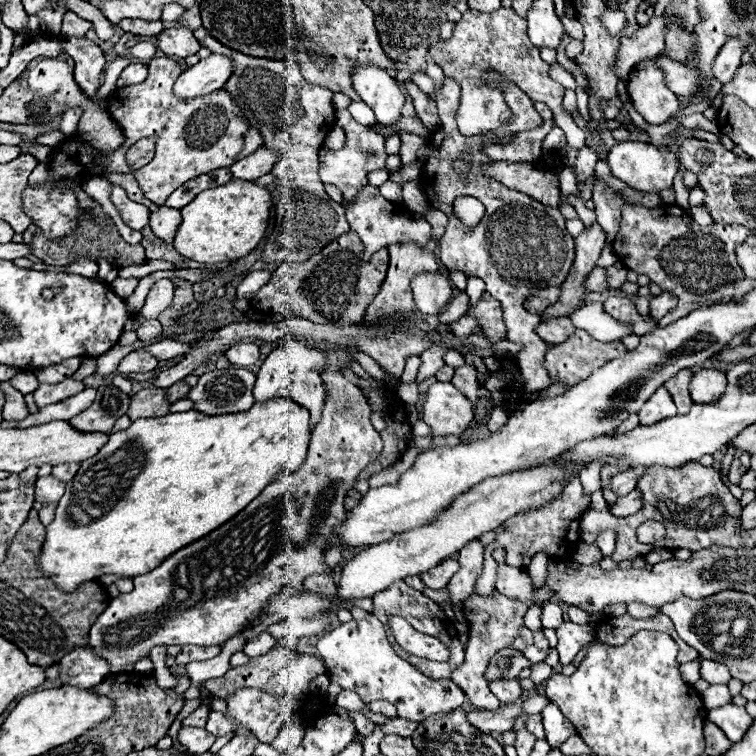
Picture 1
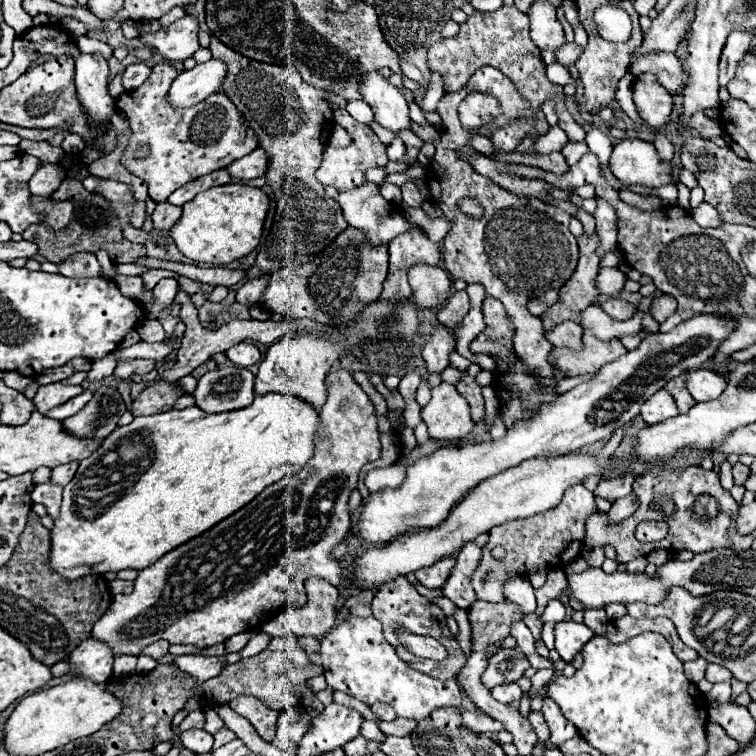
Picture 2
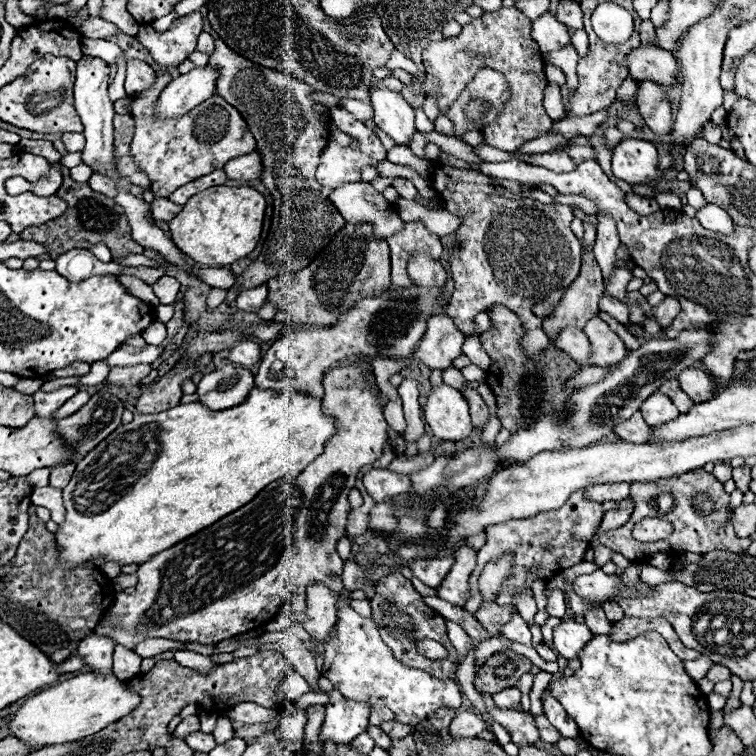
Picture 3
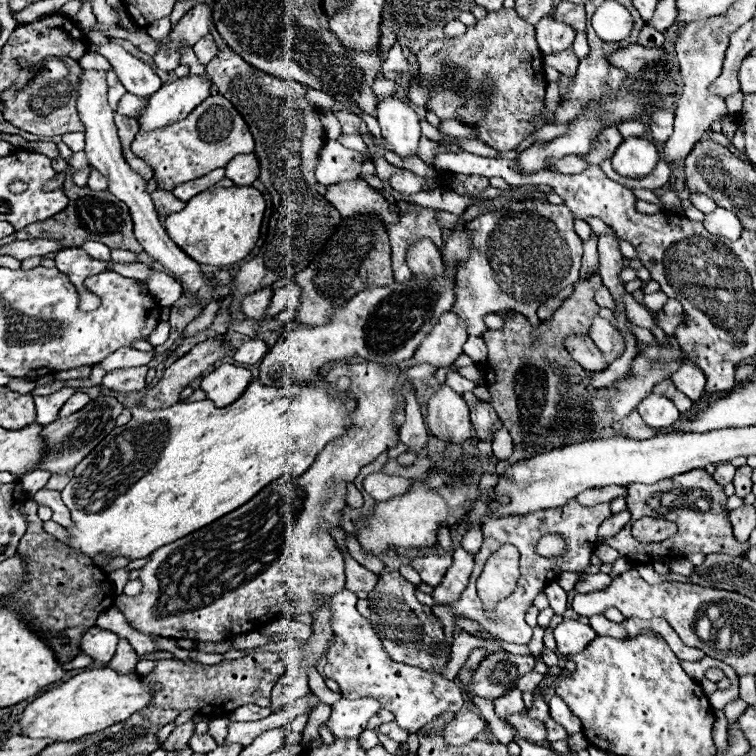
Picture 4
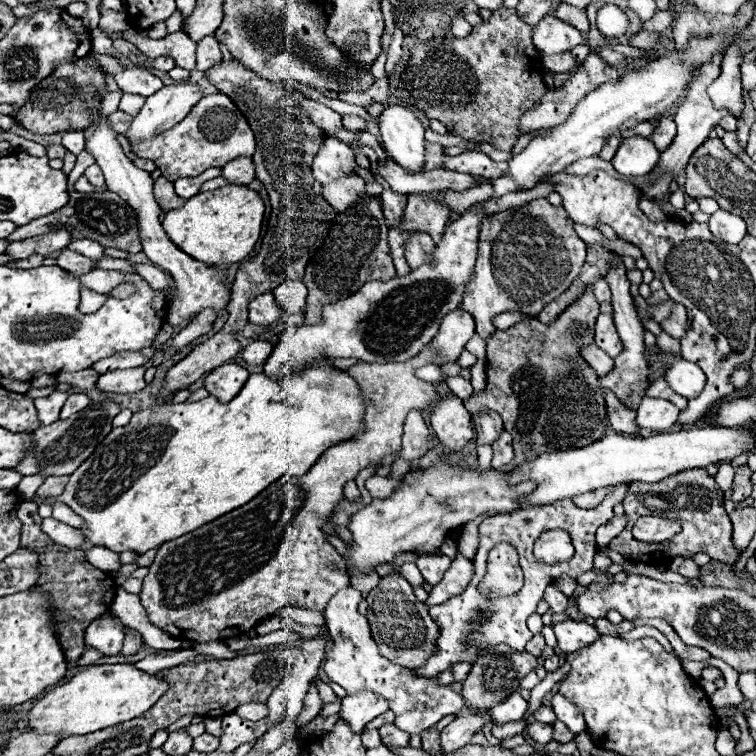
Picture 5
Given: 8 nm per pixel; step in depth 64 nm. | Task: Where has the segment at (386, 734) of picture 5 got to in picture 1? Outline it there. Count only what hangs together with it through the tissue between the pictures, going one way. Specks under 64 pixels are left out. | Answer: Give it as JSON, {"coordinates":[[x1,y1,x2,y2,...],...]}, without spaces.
{"coordinates":[[394,718,392,722,382,724,384,734,398,734,398,736,404,736,404,738,412,736,412,732,414,732,416,728,418,728,418,722,406,722,406,720,402,720,402,718]]}

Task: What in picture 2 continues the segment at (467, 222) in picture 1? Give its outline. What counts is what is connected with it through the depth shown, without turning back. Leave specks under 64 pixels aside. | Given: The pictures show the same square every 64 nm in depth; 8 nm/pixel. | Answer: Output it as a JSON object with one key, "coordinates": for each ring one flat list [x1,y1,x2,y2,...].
{"coordinates":[[464,198,458,203,460,210,470,218,479,219,483,215,481,205,471,198]]}

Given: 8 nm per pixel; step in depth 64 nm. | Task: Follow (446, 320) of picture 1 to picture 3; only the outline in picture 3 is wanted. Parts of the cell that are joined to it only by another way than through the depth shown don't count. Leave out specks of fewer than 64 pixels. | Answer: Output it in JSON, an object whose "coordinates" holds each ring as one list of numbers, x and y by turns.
{"coordinates":[[440,152,444,162,432,170,432,188,442,198,444,210,458,216,462,224,454,232,454,244,450,246,448,264,456,290,444,314,454,320,458,330,472,334,472,318,478,312,486,312,492,304,502,304,520,316,526,332,524,350,536,360,550,346,550,340,542,330,542,318,534,316,530,308,550,292,564,290,580,270,582,244,570,230,574,214,572,210,556,210,556,206,538,200,508,200,498,196,488,176,456,168,446,162,446,156,446,152]]}

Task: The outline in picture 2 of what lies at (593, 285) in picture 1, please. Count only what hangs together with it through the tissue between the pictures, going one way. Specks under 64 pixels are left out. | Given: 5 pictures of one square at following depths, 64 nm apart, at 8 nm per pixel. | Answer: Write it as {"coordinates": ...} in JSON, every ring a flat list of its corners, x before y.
{"coordinates":[[600,268,598,276,596,276,596,288,600,290,600,294,618,294,622,290,626,282,626,274,620,272,618,268]]}

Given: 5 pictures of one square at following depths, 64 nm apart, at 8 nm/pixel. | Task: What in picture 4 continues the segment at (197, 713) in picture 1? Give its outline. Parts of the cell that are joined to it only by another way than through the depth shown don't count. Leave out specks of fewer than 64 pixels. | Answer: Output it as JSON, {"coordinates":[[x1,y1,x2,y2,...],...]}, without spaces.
{"coordinates":[[188,720,186,724,176,726,174,732,168,736,168,740,164,742,164,750,180,750,180,748,186,748,190,736,194,734,194,728,196,728,196,722,194,720]]}

